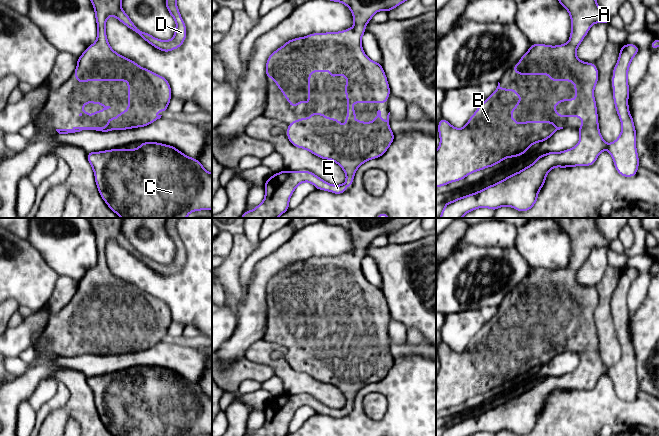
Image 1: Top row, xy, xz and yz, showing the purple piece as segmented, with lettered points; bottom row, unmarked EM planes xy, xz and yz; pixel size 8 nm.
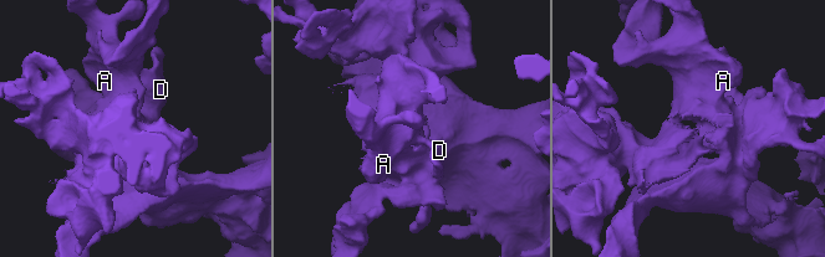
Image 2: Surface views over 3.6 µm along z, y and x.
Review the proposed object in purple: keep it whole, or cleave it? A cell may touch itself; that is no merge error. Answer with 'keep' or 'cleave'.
keep

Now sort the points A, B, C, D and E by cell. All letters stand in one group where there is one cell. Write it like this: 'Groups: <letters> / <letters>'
Groups: A B C D E

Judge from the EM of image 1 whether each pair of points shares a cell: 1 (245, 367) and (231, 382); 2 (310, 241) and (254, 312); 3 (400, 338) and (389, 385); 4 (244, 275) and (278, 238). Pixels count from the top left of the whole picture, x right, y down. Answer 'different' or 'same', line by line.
1: same
2: same
3: different
4: same

